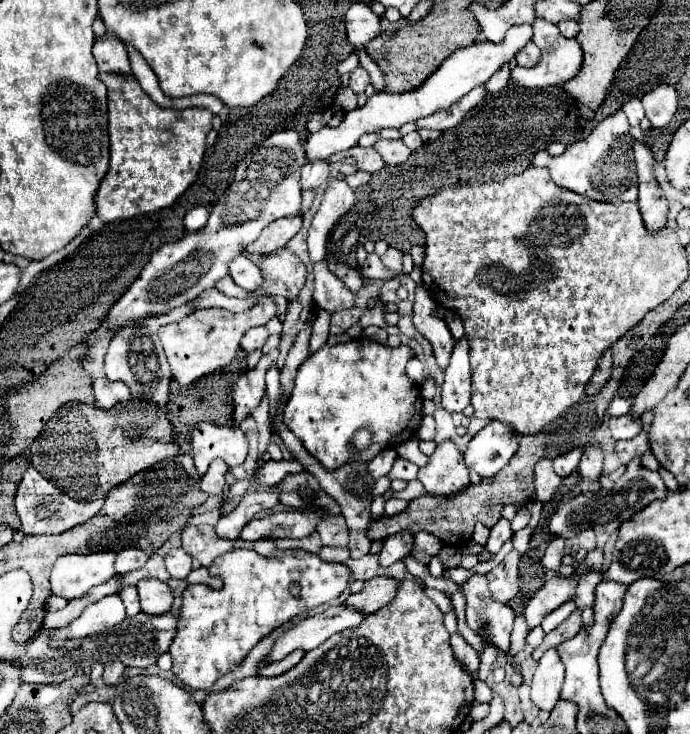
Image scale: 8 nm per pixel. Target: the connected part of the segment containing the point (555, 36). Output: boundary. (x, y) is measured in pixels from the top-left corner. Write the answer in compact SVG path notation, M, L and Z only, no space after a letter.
M536 19L532 23L534 35L532 41L542 49L542 57L534 67L514 67L508 79L508 85L518 85L518 87L528 87L528 89L546 89L552 85L566 83L578 73L578 67L582 63L582 49L578 47L576 39L562 37L558 27L554 23L548 23L544 19Z

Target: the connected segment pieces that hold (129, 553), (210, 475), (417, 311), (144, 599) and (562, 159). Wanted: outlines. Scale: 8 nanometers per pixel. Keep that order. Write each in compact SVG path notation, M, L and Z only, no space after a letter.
M130 547L130 549L124 549L124 551L118 553L114 565L116 565L116 571L118 573L128 573L128 571L134 571L134 569L144 567L146 561L148 561L148 555L142 549Z
M222 461L210 463L206 475L200 479L200 489L202 489L206 495L222 495L226 471L228 471L228 467L226 467Z
M418 285L416 287L416 301L412 307L414 327L432 343L438 365L442 369L446 369L452 347L454 347L454 337L452 337L448 325L444 323L444 319L434 315L434 309L436 309L434 299L430 297L430 293L422 285Z
M140 579L136 589L140 595L140 605L142 605L144 613L162 615L162 613L170 611L172 591L166 583L162 583L158 579Z
M616 111L604 121L600 121L588 137L568 145L560 157L550 157L546 151L538 151L532 159L532 165L548 167L556 185L586 195L594 201L612 205L620 205L626 201L636 203L638 179L634 171L634 151L628 129L630 125L624 111Z

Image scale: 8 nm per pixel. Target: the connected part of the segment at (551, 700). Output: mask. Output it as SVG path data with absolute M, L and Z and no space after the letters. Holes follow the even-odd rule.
M548 649L538 661L536 673L532 677L532 701L542 711L552 711L554 703L560 699L560 689L564 681L564 663L558 655L558 649ZM552 663L552 671L550 671Z

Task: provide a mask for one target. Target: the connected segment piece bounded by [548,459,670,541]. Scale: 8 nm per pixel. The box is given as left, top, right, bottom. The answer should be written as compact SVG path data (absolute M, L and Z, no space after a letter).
M640 459L636 461L630 461L630 463L636 463L636 471L634 469L628 469L626 471L626 491L606 491L606 489L600 489L598 493L580 493L580 495L574 495L570 497L564 505L560 505L550 523L548 523L548 529L554 537L560 537L564 541L570 541L574 539L576 535L580 535L580 531L584 531L586 527L590 525L598 525L598 523L608 523L608 521L616 521L616 523L622 523L626 519L632 519L642 507L650 505L652 501L656 499L664 499L670 491L666 489L662 477L658 475L658 471L650 471L650 469L644 469Z

